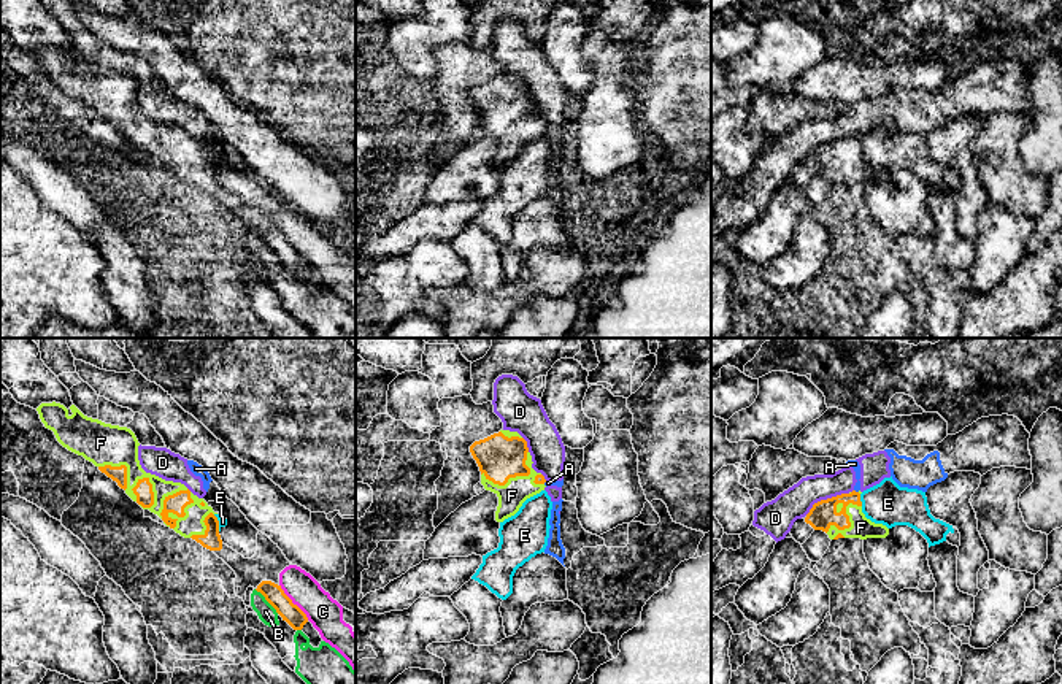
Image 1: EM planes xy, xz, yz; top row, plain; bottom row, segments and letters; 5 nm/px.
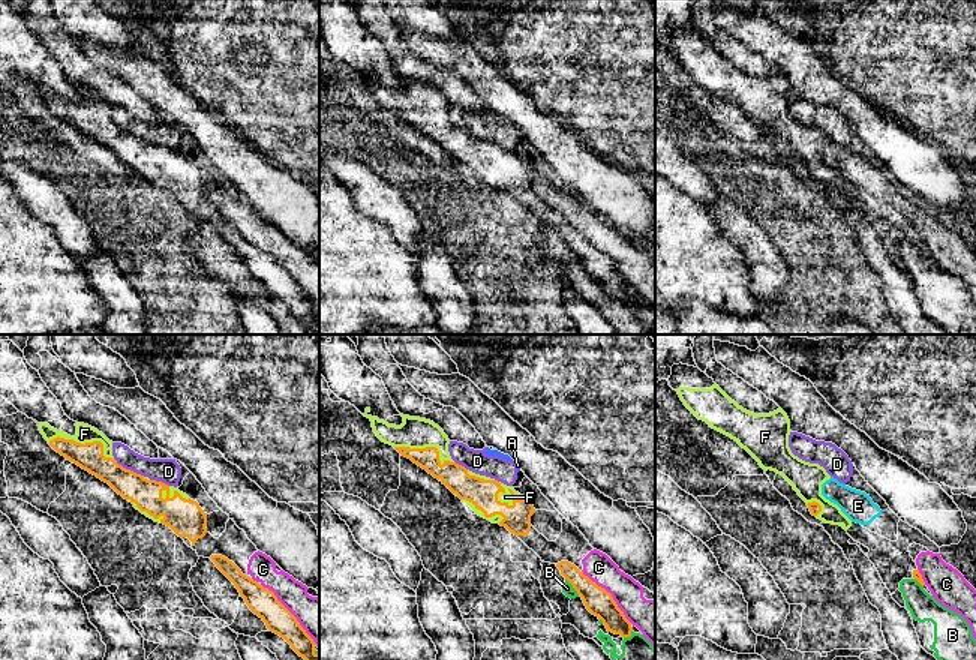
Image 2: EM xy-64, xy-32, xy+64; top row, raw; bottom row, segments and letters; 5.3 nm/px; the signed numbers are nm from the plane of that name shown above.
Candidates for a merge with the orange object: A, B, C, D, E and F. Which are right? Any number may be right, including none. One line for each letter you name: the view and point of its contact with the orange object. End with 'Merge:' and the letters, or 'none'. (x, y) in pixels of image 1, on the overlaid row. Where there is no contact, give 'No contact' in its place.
F: Touches orange at yz (848, 518)
Merge: F

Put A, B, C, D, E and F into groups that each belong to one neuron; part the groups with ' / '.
A D / B / C E / F

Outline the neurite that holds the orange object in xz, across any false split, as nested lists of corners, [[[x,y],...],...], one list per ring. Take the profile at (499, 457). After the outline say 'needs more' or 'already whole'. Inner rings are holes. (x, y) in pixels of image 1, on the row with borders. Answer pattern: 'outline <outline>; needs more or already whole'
outline [[[500,430],[475,441],[470,452],[481,471],[481,484],[498,497],[495,521],[514,516],[522,503],[544,490],[544,476],[532,468],[527,441],[518,433]]]; needs more

